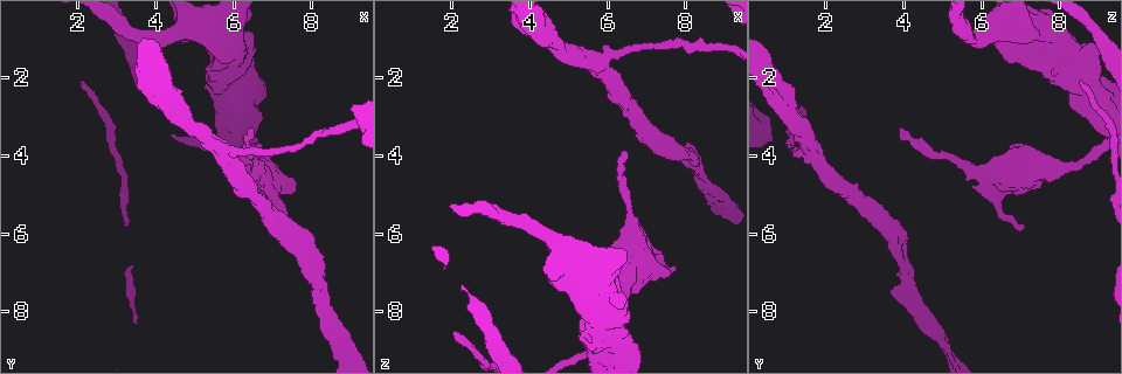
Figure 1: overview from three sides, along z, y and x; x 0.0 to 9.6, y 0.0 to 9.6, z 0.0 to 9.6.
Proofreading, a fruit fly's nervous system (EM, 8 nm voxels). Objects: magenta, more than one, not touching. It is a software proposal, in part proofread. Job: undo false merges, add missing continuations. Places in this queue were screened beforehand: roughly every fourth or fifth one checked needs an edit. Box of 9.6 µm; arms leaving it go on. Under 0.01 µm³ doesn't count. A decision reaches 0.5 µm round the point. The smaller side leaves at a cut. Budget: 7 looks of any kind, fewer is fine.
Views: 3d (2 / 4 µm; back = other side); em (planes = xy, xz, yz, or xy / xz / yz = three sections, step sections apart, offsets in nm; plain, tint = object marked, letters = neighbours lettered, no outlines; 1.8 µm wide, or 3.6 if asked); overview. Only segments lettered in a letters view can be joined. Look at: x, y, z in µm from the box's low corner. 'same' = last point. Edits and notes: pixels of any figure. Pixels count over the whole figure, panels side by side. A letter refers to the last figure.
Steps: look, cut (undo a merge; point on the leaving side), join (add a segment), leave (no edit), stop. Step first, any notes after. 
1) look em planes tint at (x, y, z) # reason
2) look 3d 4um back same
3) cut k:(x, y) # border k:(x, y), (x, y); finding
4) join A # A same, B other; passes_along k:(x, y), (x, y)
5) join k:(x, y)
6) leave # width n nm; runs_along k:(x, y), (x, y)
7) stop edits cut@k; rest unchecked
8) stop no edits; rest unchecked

look 3d 2um at (6.35, 3.30, 3.85) # free end

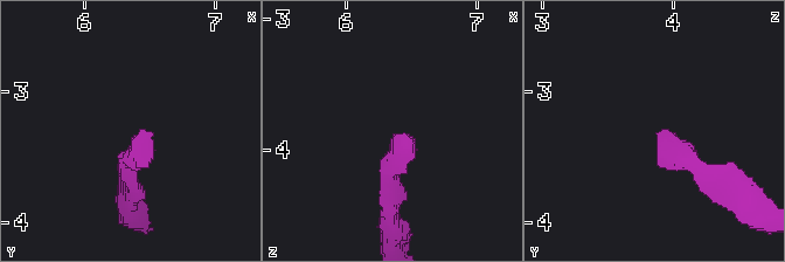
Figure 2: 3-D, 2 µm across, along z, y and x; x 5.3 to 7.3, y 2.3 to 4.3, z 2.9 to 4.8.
look em xz step 4 tint at (6.40, 3.28, 3.92) # need the tissue

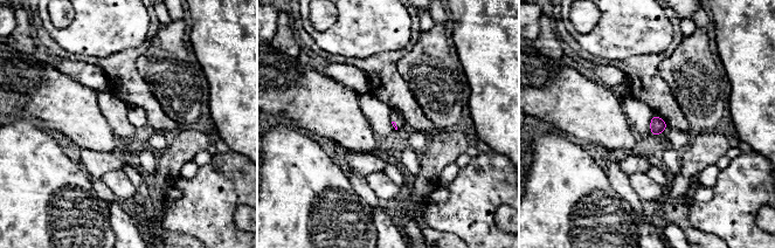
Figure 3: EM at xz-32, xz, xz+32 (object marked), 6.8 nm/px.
look em planes letters same # cut it another way

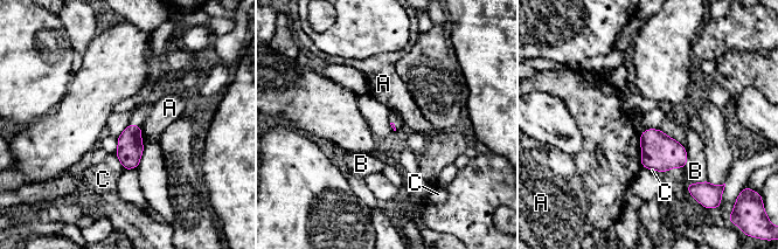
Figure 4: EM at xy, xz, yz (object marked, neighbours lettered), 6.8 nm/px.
leave # A other, B other, C other; border 4:(639, 135), (640, 164), (643, 166); none of them fits

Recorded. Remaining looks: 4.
look em yz step 16 letters at (5.35, 1.25, 8.70) # branch stops here

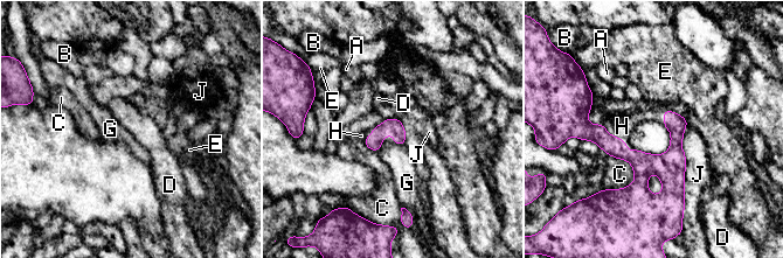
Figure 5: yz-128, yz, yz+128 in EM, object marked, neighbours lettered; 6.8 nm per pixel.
look em planes letters same

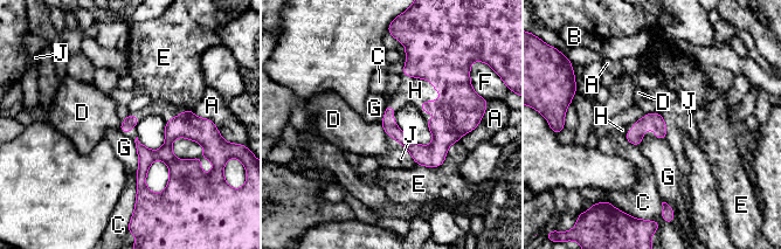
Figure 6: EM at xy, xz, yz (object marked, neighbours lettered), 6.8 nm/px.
join H # A other, B other, C other, D other, E other, F other, G other, H same, J other; passes_along 6:(446, 66), (436, 101), (415, 90); the cell continues

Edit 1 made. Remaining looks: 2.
stop edits join@6; rest unchecked

